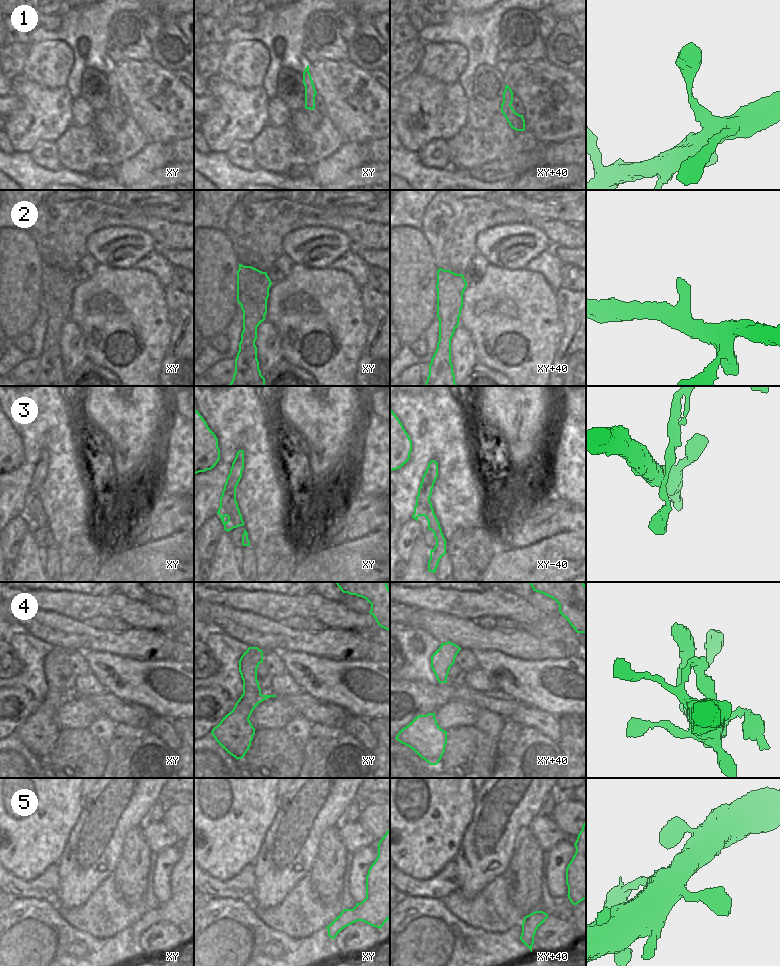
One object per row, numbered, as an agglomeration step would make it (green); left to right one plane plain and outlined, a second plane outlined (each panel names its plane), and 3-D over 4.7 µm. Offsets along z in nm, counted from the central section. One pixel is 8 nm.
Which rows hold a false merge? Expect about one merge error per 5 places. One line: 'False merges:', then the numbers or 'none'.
False merges: 3

